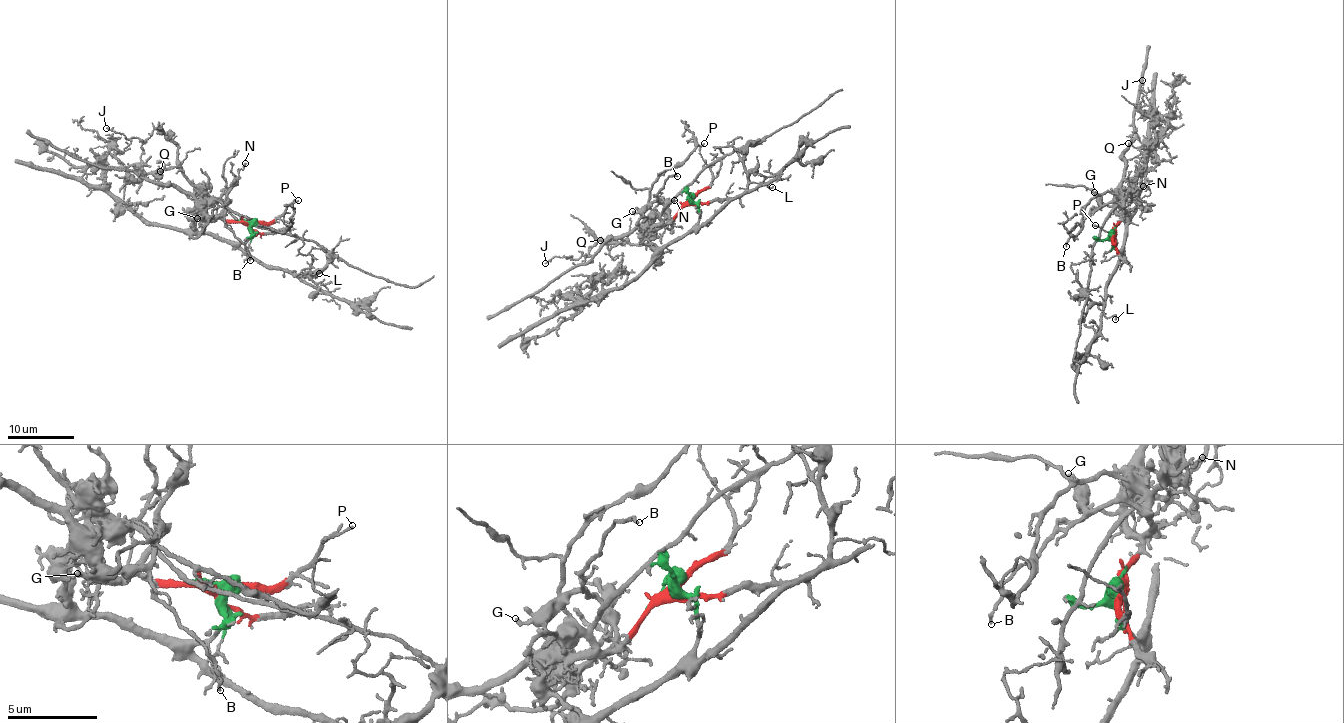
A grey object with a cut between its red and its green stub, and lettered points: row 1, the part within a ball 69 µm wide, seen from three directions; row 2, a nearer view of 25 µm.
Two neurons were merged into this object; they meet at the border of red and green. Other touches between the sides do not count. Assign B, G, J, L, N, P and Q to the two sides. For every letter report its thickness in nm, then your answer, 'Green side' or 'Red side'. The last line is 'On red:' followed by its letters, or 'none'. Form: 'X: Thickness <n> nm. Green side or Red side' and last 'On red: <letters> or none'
B: Thickness 130 nm. Red side
G: Thickness 190 nm. Red side
J: Thickness 110 nm. Red side
L: Thickness 130 nm. Green side
N: Thickness 140 nm. Red side
P: Thickness 110 nm. Red side
Q: Thickness 110 nm. Red side
On red: B, G, J, N, P, Q

